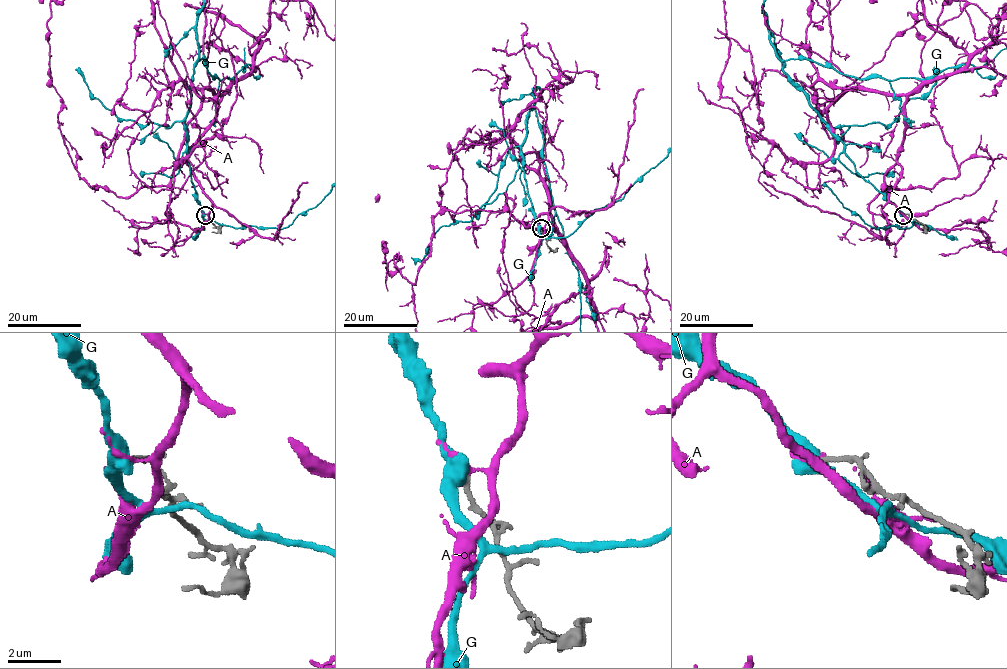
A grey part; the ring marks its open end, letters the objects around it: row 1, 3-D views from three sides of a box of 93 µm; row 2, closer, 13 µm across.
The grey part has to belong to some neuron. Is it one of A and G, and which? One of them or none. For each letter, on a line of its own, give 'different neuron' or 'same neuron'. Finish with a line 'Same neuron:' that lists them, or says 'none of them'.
A: different neuron
G: different neuron
Same neuron: none of them

